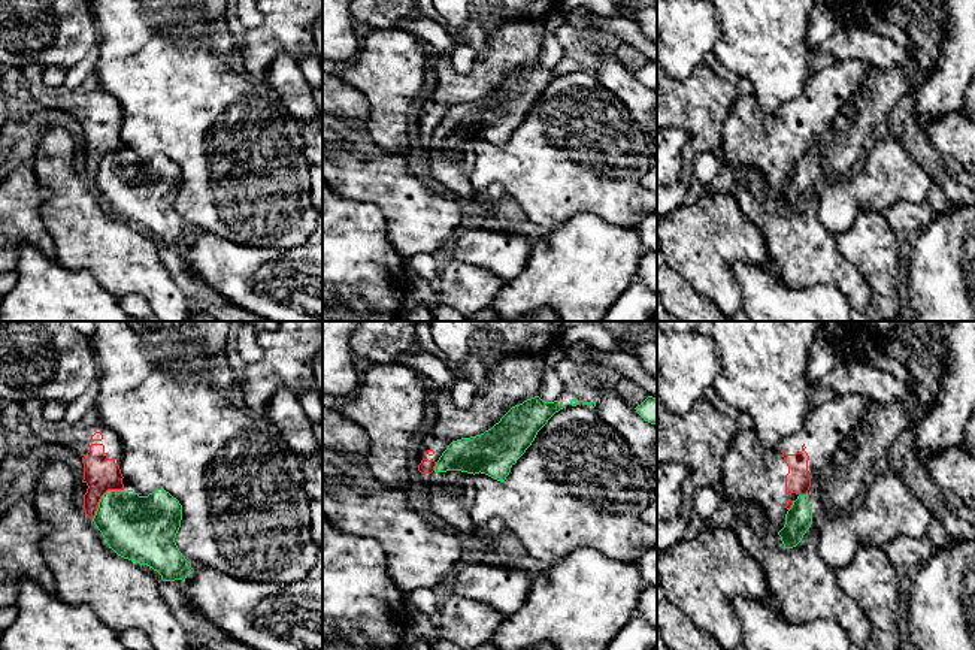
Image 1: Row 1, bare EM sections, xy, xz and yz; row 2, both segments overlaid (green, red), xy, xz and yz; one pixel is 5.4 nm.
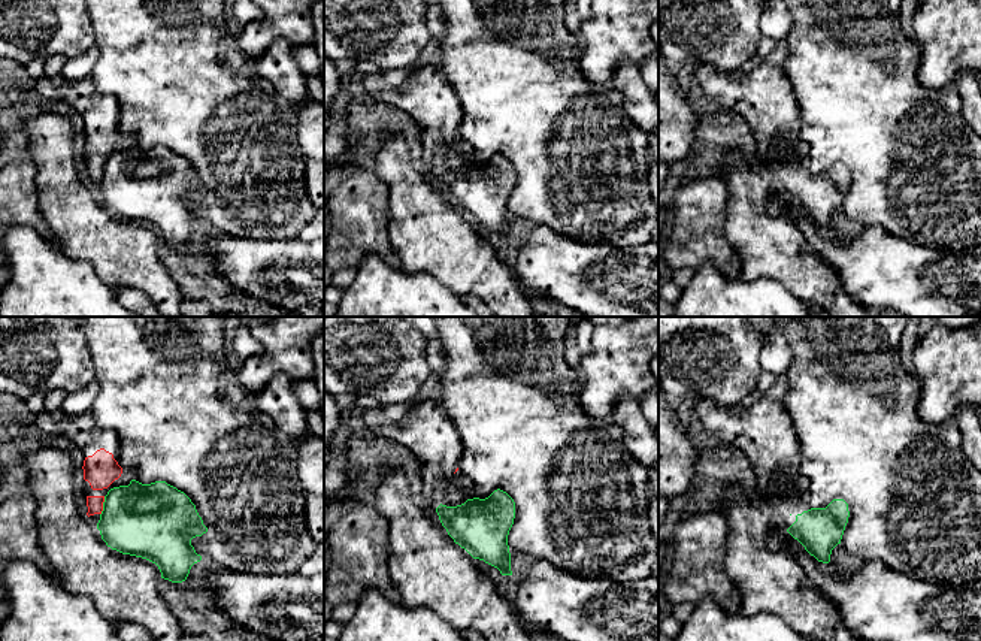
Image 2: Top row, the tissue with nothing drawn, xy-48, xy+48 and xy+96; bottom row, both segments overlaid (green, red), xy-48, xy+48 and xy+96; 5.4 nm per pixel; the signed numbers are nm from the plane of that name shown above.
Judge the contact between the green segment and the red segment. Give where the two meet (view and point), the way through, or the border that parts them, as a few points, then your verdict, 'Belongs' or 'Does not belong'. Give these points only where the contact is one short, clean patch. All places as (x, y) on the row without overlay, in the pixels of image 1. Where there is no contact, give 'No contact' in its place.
Touches green at xy (102, 163). Boundary: xy (123, 154), (109, 154), (102, 162), (91, 184). Does not belong

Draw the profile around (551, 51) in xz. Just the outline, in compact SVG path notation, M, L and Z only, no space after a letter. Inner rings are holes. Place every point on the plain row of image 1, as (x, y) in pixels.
M545 31L538 61L545 67L554 67L564 55L564 48L558 43L555 33Z

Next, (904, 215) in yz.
M897 202L882 212L885 221L894 233L900 232L921 232L929 226L936 212L929 202Z

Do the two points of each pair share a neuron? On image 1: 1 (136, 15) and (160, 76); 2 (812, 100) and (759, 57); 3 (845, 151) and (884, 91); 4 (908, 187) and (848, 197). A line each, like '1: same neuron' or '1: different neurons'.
1: same neuron
2: different neurons
3: same neuron
4: same neuron

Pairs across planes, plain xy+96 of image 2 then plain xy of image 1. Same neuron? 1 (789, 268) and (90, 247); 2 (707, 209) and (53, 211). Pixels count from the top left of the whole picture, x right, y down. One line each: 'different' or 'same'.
1: same
2: different

